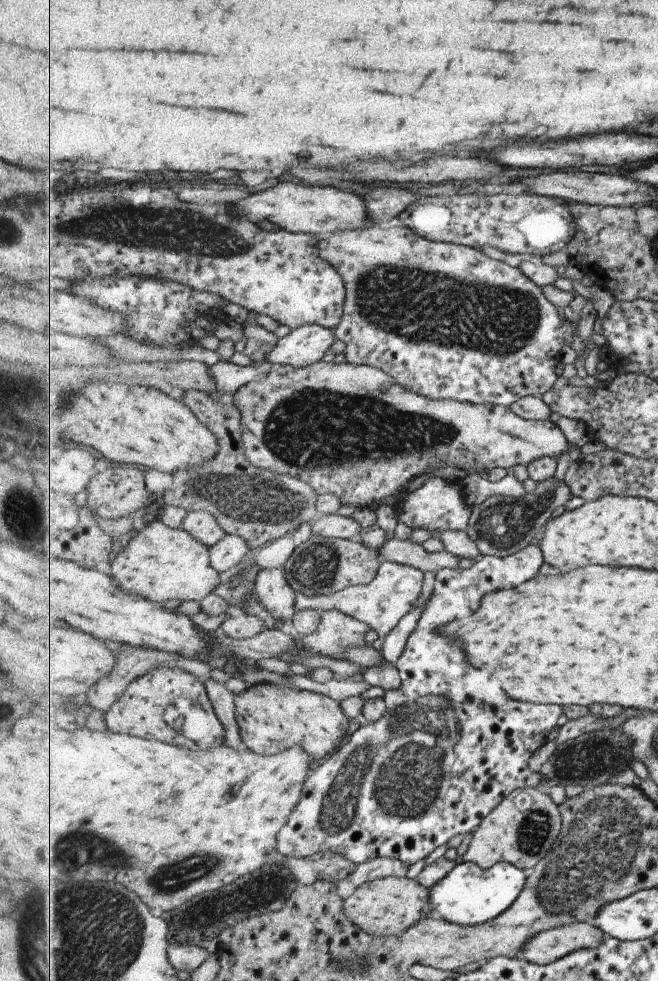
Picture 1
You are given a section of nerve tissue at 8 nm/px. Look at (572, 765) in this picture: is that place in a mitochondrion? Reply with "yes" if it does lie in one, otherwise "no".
yes

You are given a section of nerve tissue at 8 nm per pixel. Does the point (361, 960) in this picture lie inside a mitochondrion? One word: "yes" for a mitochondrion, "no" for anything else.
yes

